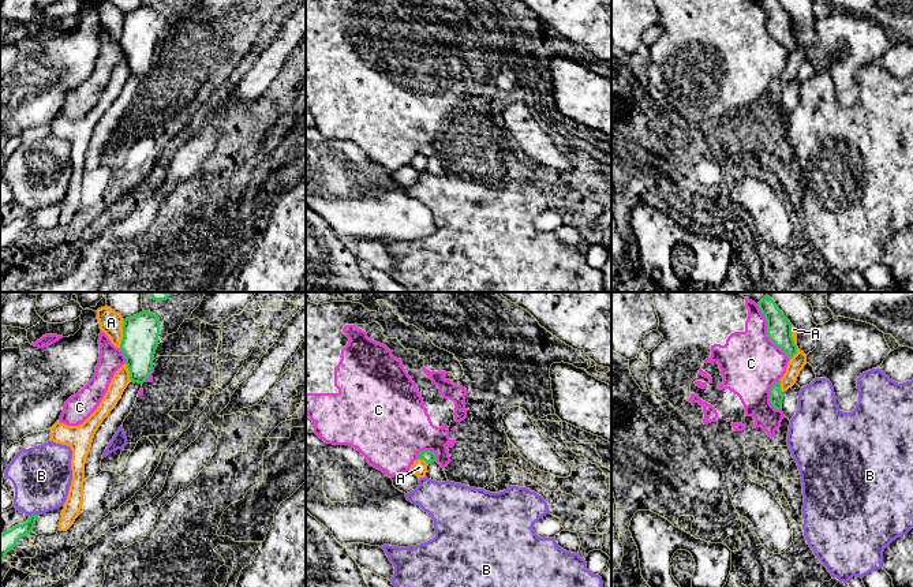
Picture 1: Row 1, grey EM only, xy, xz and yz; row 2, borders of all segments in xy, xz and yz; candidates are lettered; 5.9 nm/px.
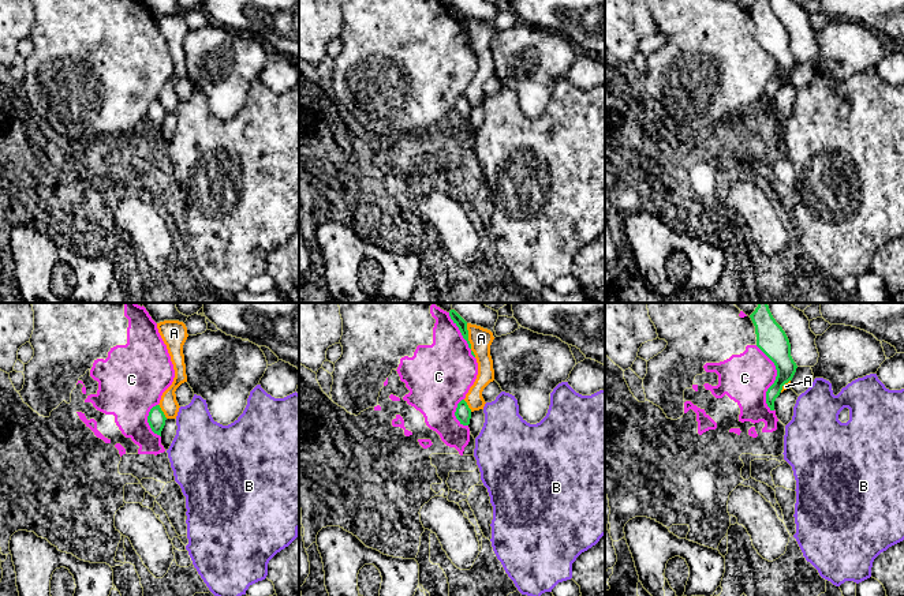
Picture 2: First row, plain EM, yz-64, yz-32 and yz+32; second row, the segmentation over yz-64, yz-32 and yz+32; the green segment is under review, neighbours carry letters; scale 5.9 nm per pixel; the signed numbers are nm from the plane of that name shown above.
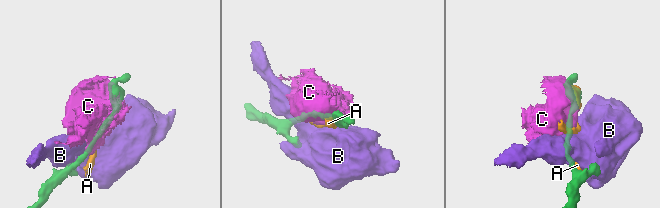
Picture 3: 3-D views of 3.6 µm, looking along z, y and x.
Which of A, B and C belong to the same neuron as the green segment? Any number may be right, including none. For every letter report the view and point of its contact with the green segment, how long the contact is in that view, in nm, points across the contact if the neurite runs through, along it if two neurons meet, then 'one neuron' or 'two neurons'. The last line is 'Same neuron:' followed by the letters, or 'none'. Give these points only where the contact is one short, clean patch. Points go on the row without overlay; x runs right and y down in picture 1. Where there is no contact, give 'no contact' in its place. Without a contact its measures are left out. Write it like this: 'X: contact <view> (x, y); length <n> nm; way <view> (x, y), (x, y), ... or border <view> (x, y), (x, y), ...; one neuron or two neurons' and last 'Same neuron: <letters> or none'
A: contact xy (123, 27); length 170 nm; two neurons
B: contact xy (34, 209); length 60 nm; two neurons
C: contact yz (767, 27); length 380 nm; two neurons
Same neuron: none

